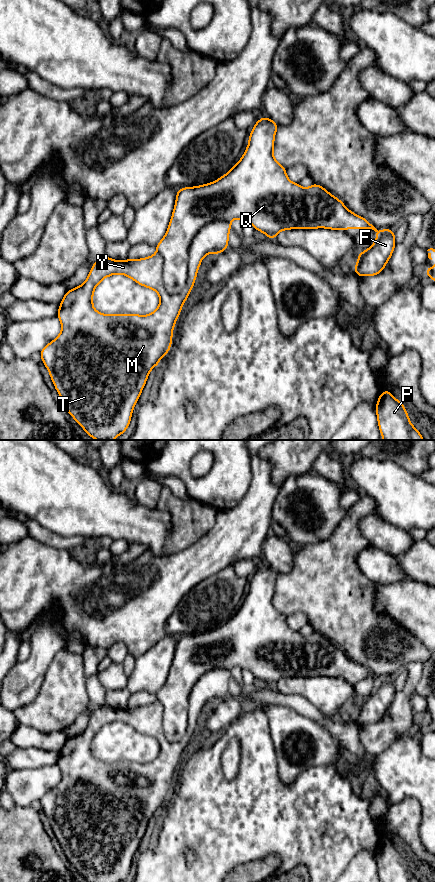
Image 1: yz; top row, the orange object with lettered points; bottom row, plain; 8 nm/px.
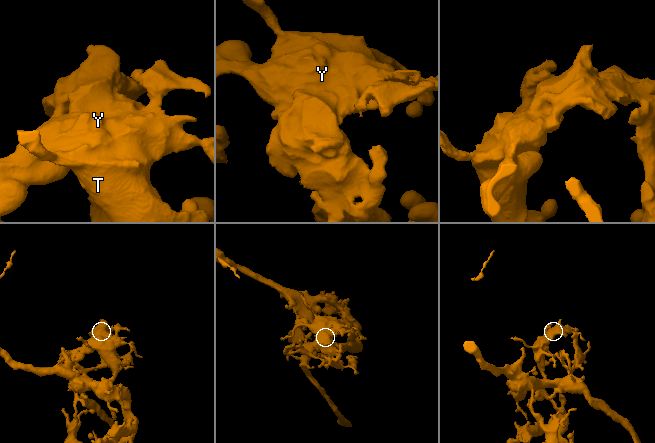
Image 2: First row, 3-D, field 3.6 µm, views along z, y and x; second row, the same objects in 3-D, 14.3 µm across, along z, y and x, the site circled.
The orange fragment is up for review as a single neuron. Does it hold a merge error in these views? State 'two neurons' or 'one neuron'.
one neuron

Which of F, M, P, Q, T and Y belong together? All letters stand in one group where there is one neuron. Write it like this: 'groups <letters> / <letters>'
groups F M P Q T Y

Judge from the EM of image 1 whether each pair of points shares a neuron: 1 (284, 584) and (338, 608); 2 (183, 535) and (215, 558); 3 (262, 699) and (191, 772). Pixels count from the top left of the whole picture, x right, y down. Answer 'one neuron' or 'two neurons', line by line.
1: one neuron
2: two neurons
3: two neurons

